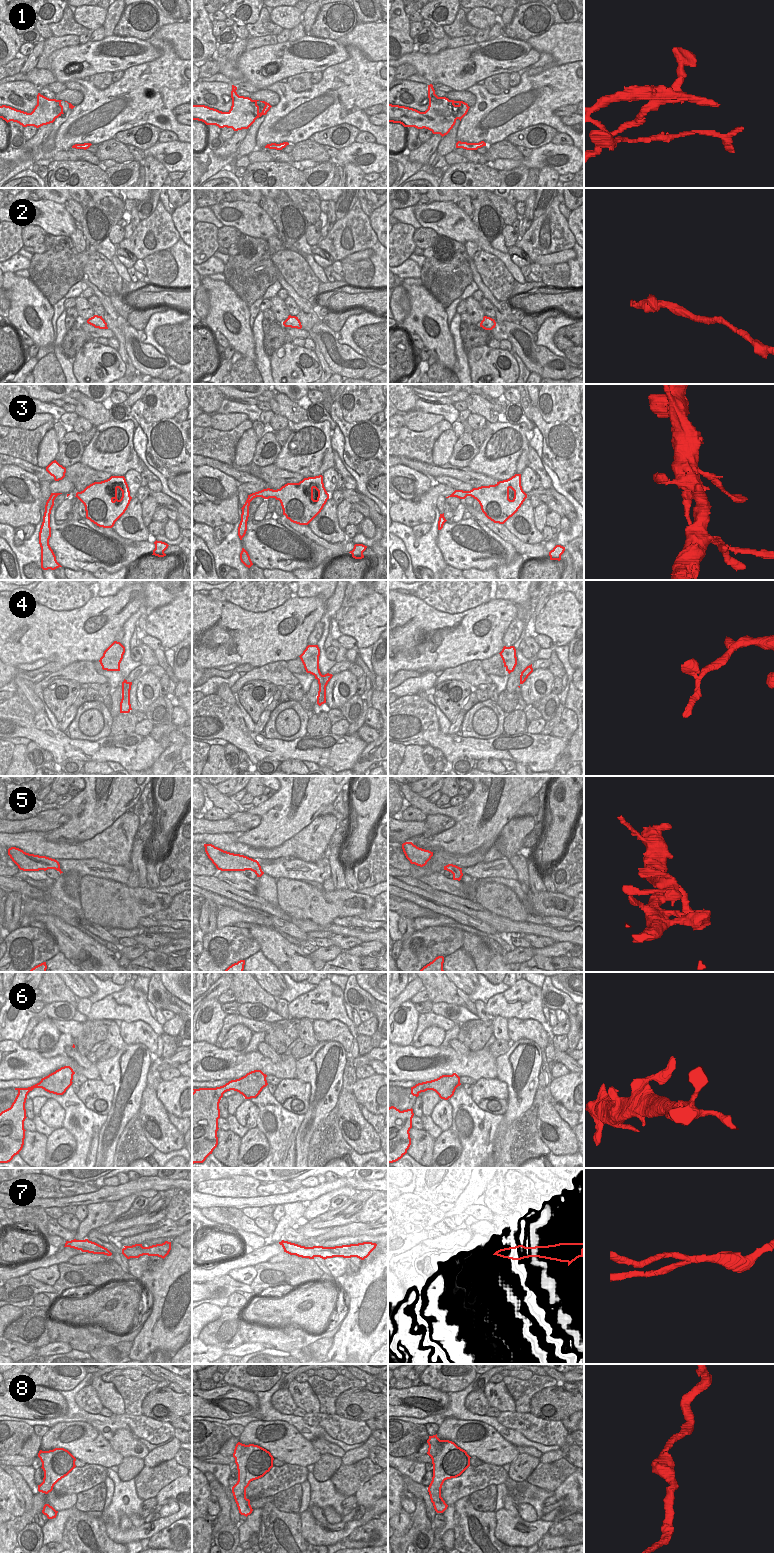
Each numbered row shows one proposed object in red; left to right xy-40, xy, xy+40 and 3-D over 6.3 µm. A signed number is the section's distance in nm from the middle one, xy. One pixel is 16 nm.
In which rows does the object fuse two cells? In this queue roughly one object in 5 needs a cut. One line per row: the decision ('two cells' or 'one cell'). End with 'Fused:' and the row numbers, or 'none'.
1: one cell
2: one cell
3: one cell
4: one cell
5: one cell
6: one cell
7: one cell
8: one cell
Fused: none

